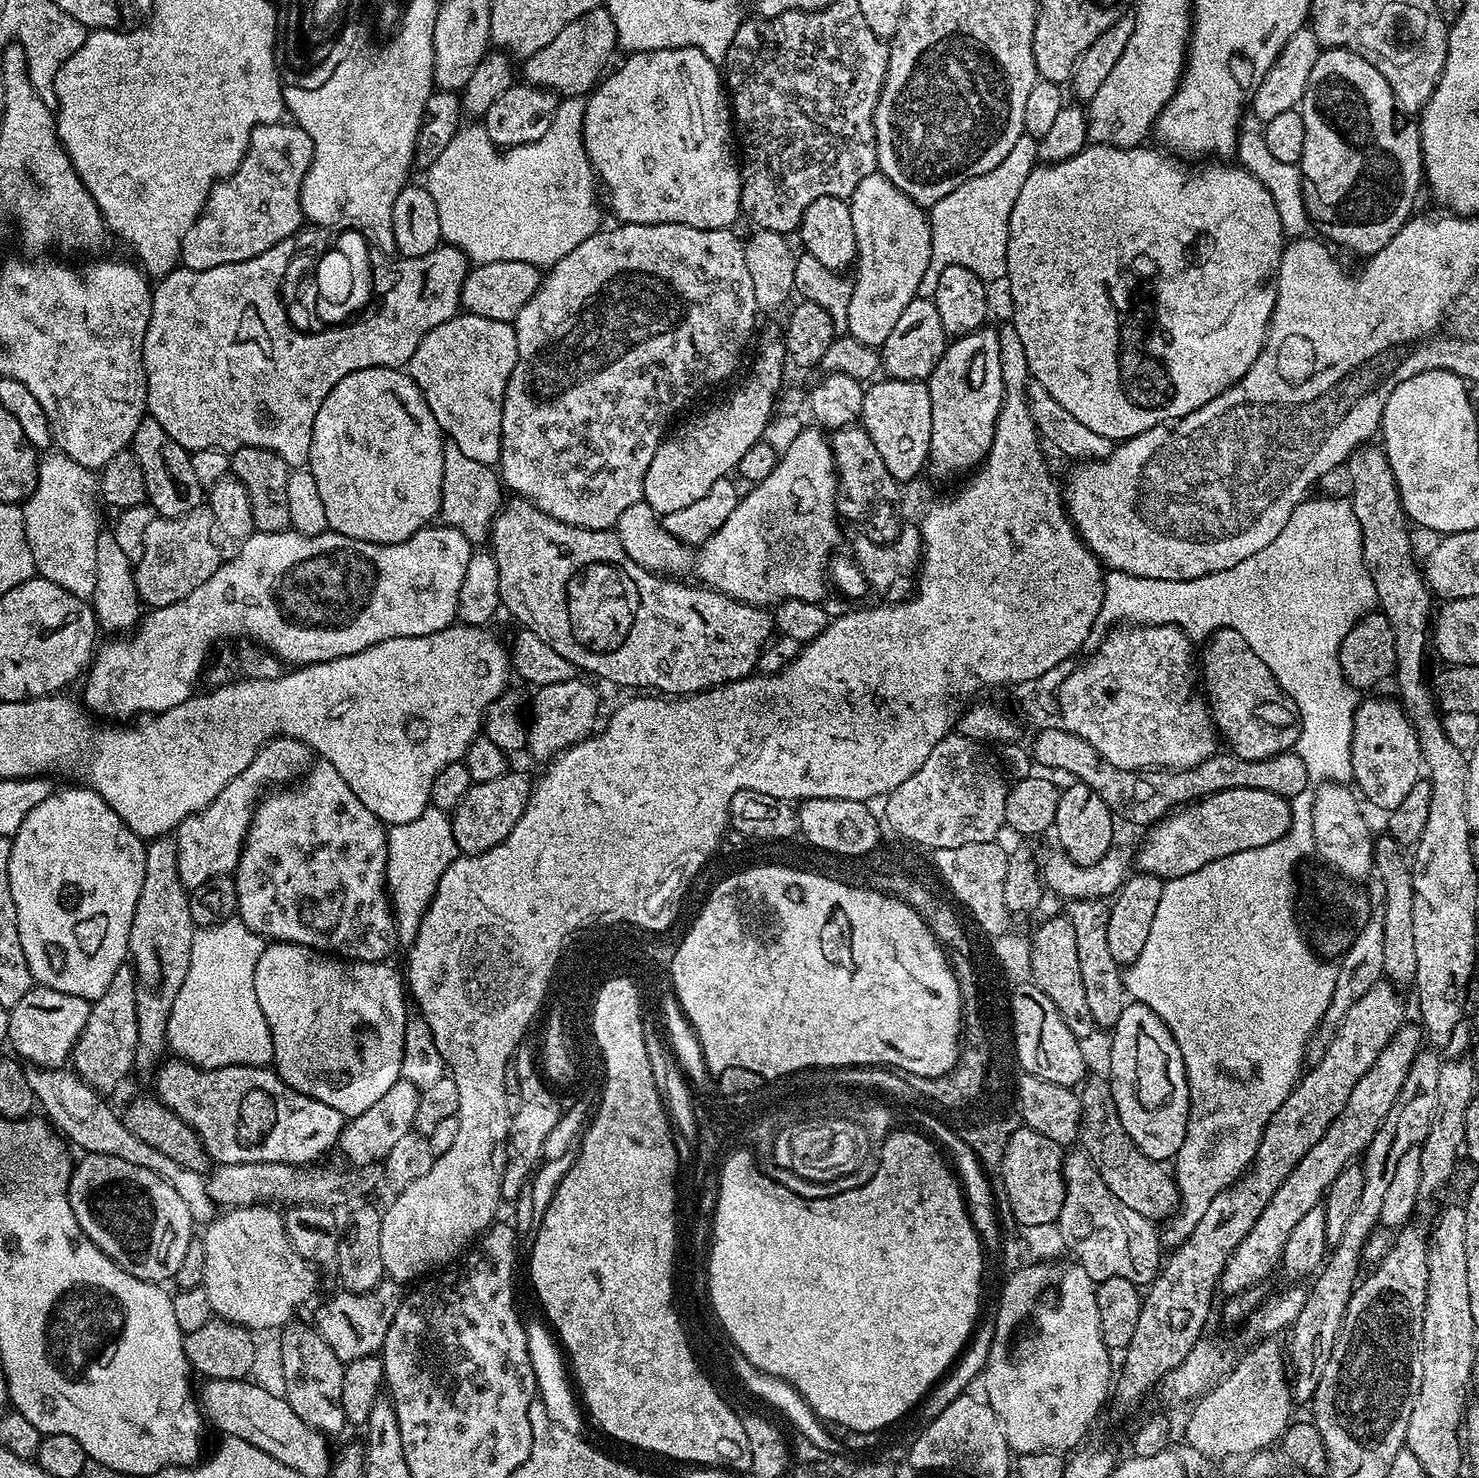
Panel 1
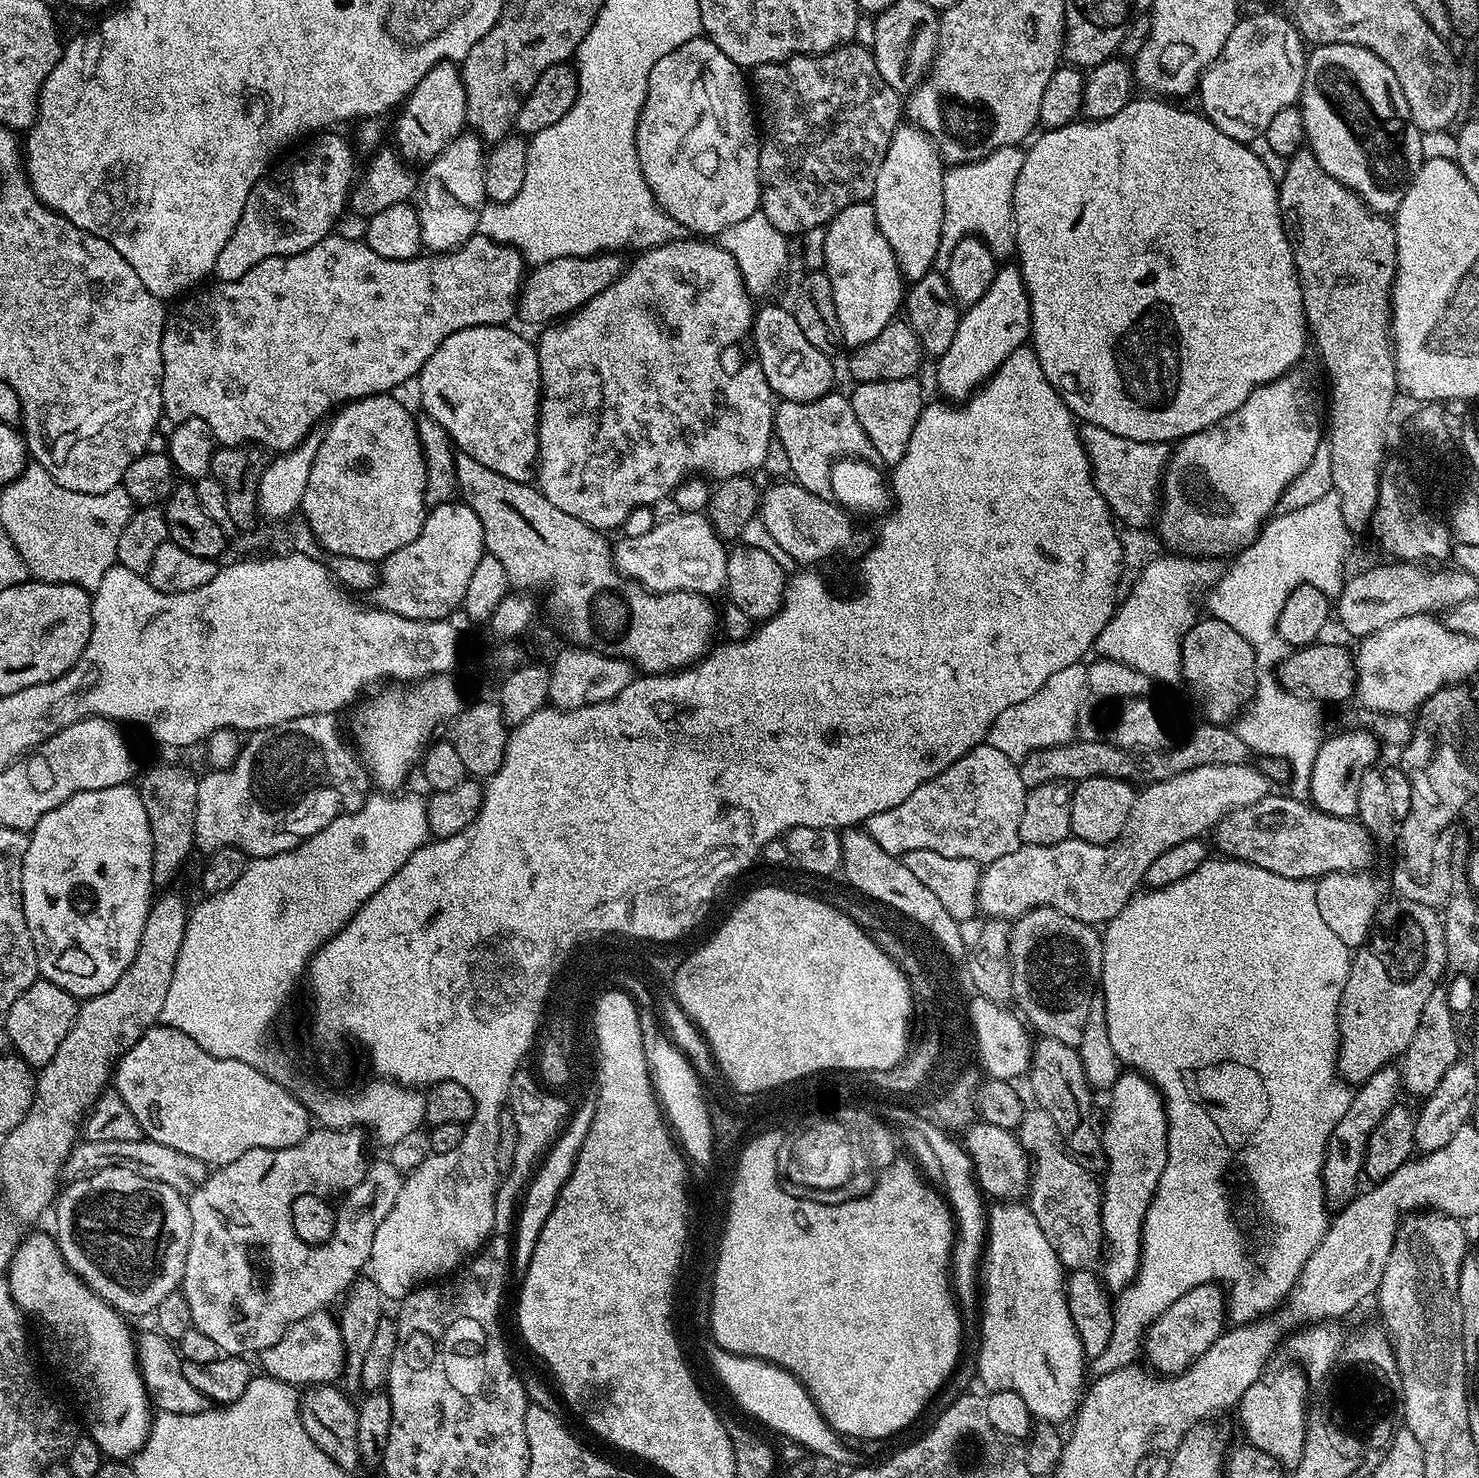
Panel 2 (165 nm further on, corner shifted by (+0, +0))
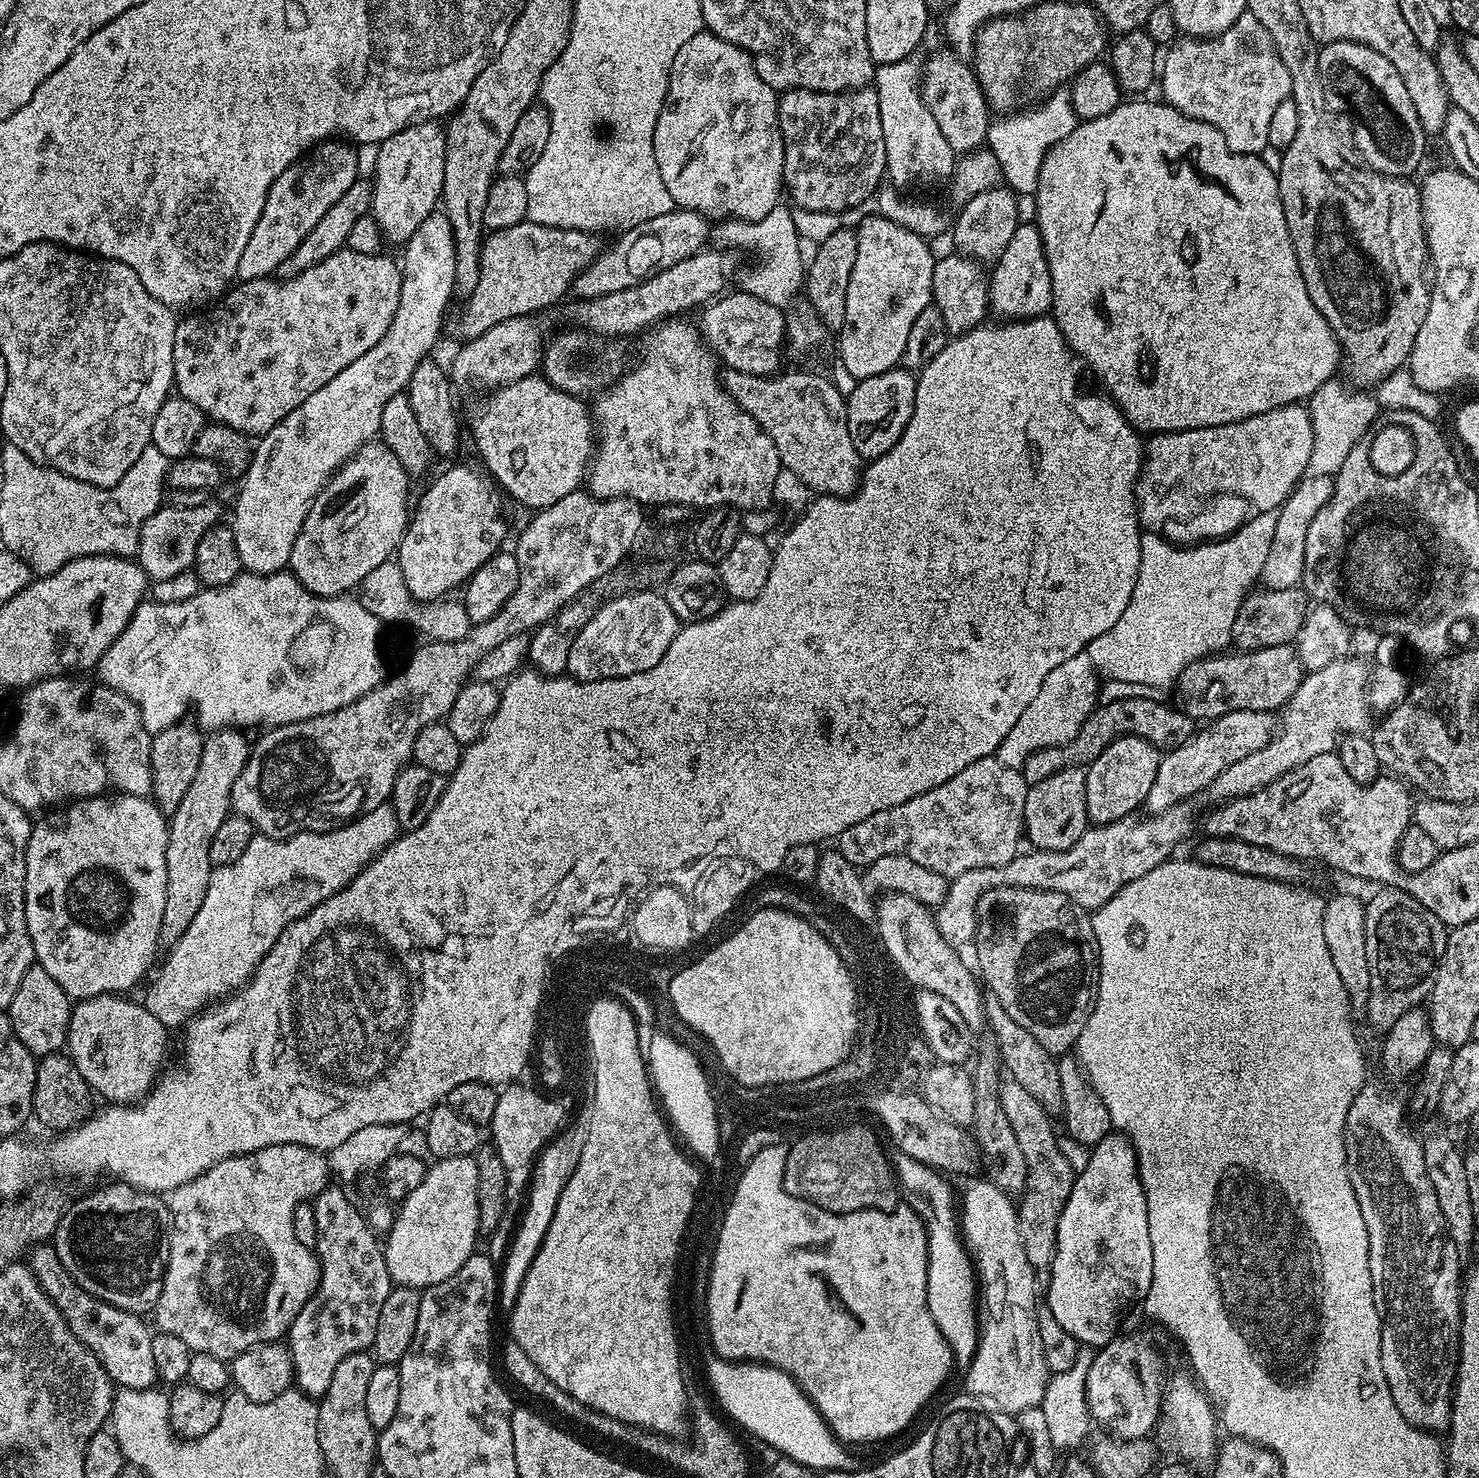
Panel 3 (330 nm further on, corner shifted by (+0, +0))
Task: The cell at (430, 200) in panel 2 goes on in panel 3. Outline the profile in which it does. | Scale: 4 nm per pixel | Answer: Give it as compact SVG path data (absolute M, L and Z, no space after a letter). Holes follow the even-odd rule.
M443 211L432 212L430 218L426 218L426 222L422 222L422 226L418 226L418 230L414 230L412 237L403 245L402 251L404 251L404 264L402 260L400 293L398 294L396 313L390 322L390 330L386 330L384 337L374 346L370 346L370 350L366 350L366 354L362 354L362 358L354 358L354 362L350 362L350 366L346 366L346 370L342 370L342 374L334 374L334 378L330 378L330 382L326 382L326 386L322 386L322 390L314 390L314 394L310 394L310 398L306 398L306 402L302 402L302 406L298 406L298 410L290 410L290 414L286 414L286 418L282 418L282 422L278 422L278 426L274 426L269 432L265 432L263 436L259 437L252 454L252 460L248 464L248 469L244 471L243 477L239 481L239 484L241 484L240 493L236 496L236 513L233 514L232 521L230 521L232 533L238 542L238 558L240 559L241 569L265 576L271 572L285 571L288 568L288 559L294 550L294 542L302 530L302 522L310 510L313 498L327 486L328 481L331 480L336 471L345 462L352 459L352 456L363 444L377 439L380 431L380 415L386 406L386 402L390 402L390 398L394 398L398 393L407 389L414 370L421 361L429 357L431 352L428 351L435 346L436 339L440 336L440 326L444 322L444 311L447 310L452 296L454 297L454 287L456 285L456 279L454 278L454 234L452 233L448 217L444 215Z

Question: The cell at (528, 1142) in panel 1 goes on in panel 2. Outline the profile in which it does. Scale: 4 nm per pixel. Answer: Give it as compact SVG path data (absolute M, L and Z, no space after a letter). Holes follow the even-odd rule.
M531 1071L515 1075L515 1083L508 1090L506 1107L514 1114L514 1123L518 1125L518 1146L514 1150L514 1166L499 1181L496 1190L494 1229L497 1233L508 1234L513 1231L522 1193L528 1186L538 1161L548 1152L569 1119L570 1106L568 1108L567 1102L559 1098L559 1095L553 1094L543 1084L537 1083Z

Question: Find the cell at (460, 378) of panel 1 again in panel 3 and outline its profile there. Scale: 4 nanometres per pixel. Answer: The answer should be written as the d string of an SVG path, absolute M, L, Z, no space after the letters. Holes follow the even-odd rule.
M540 374L523 376L521 380L495 389L489 396L492 397L485 402L472 428L472 436L484 459L487 475L503 491L505 488L518 503L531 510L539 510L554 506L558 498L566 498L566 494L577 491L585 483L594 455L594 421L589 405L584 405L581 397L558 390Z

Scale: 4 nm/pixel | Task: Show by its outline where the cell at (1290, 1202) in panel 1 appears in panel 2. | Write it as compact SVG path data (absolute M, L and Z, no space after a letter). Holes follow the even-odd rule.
M1213 1282L1194 1286L1194 1290L1186 1290L1174 1306L1167 1308L1161 1316L1148 1327L1144 1335L1142 1356L1147 1367L1153 1373L1163 1377L1176 1376L1196 1361L1219 1336L1226 1330L1226 1292L1221 1285Z

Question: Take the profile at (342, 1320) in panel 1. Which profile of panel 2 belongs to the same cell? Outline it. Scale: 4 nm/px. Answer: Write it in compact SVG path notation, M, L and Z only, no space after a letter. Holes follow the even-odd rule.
M331 1311L306 1314L259 1357L264 1376L297 1386L335 1385L344 1375L344 1342L340 1321ZM304 1384L304 1385L303 1385Z

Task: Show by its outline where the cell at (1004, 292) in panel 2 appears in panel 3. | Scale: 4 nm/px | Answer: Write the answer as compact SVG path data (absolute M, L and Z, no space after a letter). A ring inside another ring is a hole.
M1021 222L1014 230L1006 250L997 258L996 263L991 265L990 279L988 282L988 303L991 311L997 312L1000 318L1011 322L1014 320L1033 320L1036 316L1043 316L1052 307L1052 287L1050 286L1050 266L1044 257L1044 247L1040 232L1035 223Z

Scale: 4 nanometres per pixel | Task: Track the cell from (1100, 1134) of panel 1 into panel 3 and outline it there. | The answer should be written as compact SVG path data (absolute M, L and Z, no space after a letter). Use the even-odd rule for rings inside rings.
M991 990L985 991L983 997L986 1022L990 1028L992 1026L994 1036L992 1038L1000 1050L1000 1058L1007 1075L1022 1086L1031 1097L1036 1098L1049 1114L1059 1113L1064 1103L1062 1102L1062 1082L1057 1057L1048 1053L1046 1046L1042 1046L1042 1042L1038 1042L1038 1038L1034 1038L1030 1030L1018 1026L1018 1022L1014 1022L1014 1018L1006 1014L1002 1002L998 1002L998 998Z

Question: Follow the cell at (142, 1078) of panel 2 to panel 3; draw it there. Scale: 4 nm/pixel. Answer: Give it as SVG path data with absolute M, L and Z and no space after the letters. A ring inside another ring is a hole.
M105 994L103 996L89 996L81 999L79 1003L72 1009L72 1016L68 1019L68 1039L66 1041L67 1055L71 1056L72 1064L78 1066L78 1074L82 1074L82 1078L88 1083L89 1089L93 1093L96 1092L100 1096L105 1096L105 1101L111 1102L116 1106L131 1106L144 1099L152 1090L152 1085L160 1079L162 1073L165 1071L164 1059L168 1056L168 1036L170 1036L169 1029L165 1028L162 1022L158 1022L158 1018L154 1018L154 1014L150 1014L150 1010L144 1008L143 1003L132 1000L124 1000L123 995L120 994Z

